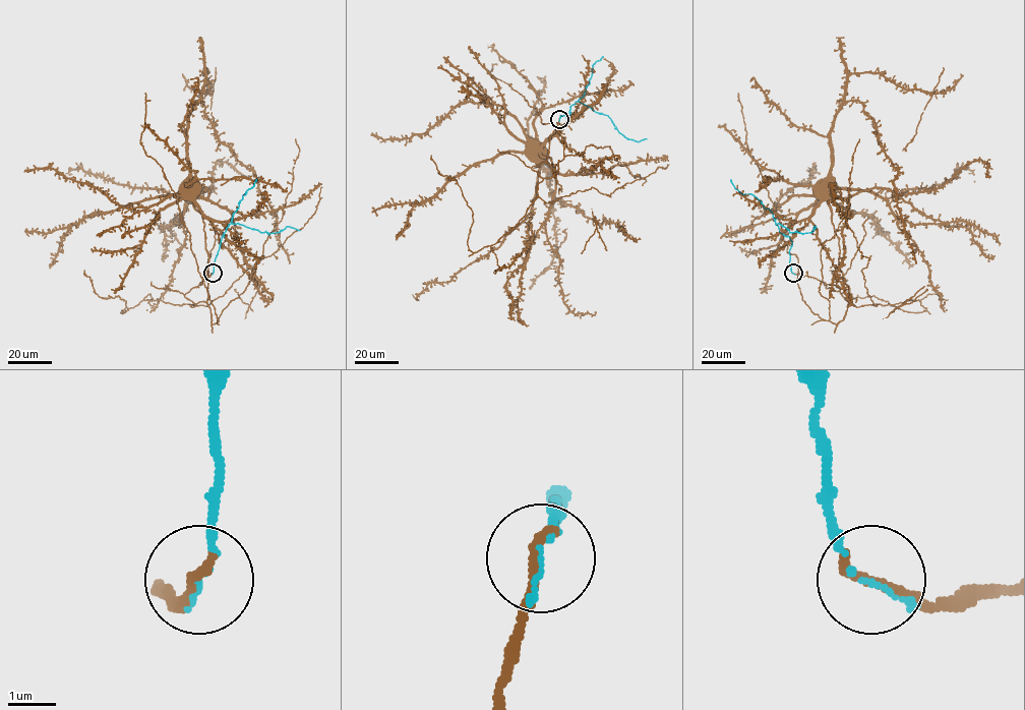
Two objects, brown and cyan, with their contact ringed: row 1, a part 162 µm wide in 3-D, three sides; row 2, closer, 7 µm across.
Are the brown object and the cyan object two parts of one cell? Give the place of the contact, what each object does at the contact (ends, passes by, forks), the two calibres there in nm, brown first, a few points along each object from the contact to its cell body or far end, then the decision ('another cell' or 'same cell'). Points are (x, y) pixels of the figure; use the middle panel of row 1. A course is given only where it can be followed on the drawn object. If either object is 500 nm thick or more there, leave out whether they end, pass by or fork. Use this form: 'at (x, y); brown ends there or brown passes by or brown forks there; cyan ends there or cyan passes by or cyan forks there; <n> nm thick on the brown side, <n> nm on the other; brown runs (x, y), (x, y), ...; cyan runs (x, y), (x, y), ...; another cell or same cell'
at (559, 119); brown ends there; cyan ends there; 280 nm thick on the brown side, 100 nm on the other; brown runs (559, 118), (547, 159), (531, 168), (542, 178), (555, 175), (555, 165), (541, 156), (537, 141), (531, 142); cyan runs (559, 118), (563, 115), (566, 118), (569, 107), (579, 101), (608, 116), (624, 136), (640, 141), (647, 138); same cell

